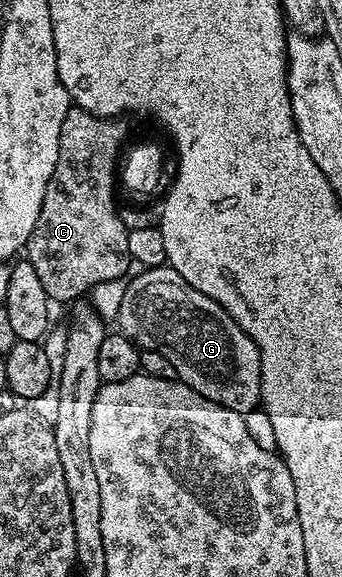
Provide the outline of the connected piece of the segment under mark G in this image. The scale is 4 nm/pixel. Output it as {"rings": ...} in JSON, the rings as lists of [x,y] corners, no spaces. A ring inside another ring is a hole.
{"rings":[[[169,265],[147,267],[137,273],[139,275],[134,280],[126,283],[116,320],[117,330],[127,335],[135,347],[163,354],[168,363],[175,366],[177,378],[205,399],[239,413],[257,408],[262,397],[260,353],[252,337],[248,337],[248,333],[244,333],[244,329],[240,329],[240,325],[236,325],[236,321],[232,321],[232,317],[228,317],[228,313],[216,305],[212,297],[204,297],[204,293],[192,289],[192,285],[188,285],[188,281],[184,281],[184,277],[180,277],[180,273]]]}

